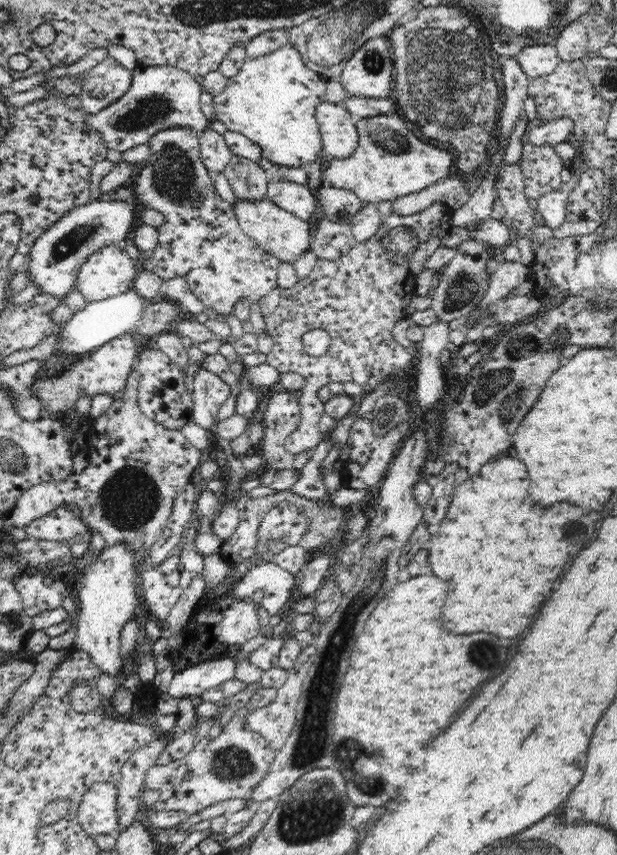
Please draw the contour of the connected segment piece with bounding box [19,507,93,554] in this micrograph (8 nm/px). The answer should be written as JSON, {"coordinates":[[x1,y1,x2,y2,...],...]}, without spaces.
{"coordinates":[[60,507,27,524,19,535,32,539,64,542,69,545,71,554,85,554,91,551,92,532,69,507]]}

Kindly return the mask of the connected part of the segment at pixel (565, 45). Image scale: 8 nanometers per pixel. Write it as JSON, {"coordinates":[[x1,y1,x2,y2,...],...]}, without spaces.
{"coordinates":[[580,20,571,22,554,40,558,56,562,62,574,62,586,57,586,29]]}

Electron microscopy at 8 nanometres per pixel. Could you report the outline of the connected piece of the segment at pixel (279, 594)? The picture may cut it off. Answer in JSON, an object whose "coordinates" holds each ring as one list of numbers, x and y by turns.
{"coordinates":[[275,563,260,564,252,568,236,586,236,596,252,596,256,590,264,590,262,607,277,620,291,596,298,596,299,579]]}

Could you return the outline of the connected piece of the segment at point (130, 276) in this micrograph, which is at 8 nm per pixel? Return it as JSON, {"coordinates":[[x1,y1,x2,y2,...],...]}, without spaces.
{"coordinates":[[112,244,99,248,91,254,87,261,80,267,74,288,80,290,86,302,98,300,110,300,118,294,132,288,135,278,138,276,142,265,132,259,124,250,125,244]]}

